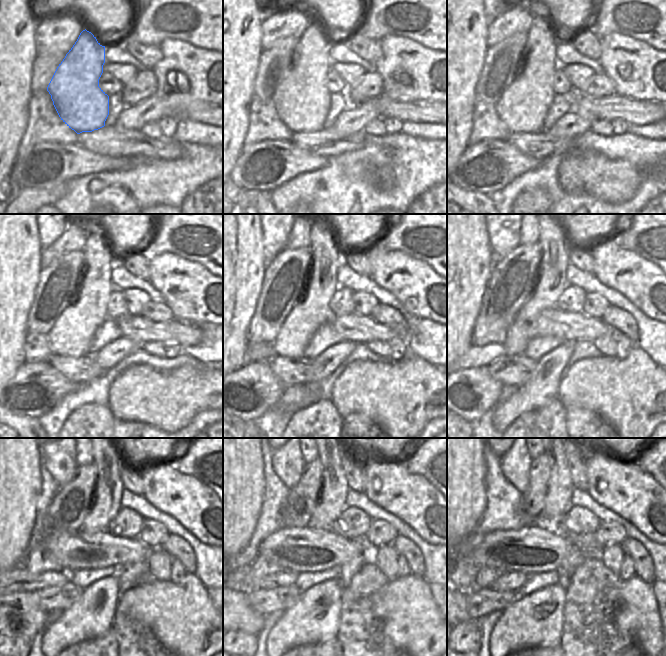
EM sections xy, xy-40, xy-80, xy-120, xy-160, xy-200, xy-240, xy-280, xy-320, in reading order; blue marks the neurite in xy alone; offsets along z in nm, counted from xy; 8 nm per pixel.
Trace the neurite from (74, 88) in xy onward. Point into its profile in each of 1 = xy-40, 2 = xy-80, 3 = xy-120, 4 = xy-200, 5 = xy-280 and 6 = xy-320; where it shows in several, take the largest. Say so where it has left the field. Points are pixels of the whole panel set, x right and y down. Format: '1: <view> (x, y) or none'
1: xy-40 (302, 101)
2: xy-80 (523, 107)
3: xy-120 (72, 333)
4: xy-200 (552, 280)
5: xy-280 (332, 503)
6: xy-320 (560, 489)

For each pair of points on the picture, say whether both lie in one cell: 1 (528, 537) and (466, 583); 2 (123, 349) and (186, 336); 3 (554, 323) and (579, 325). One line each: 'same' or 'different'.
1: same
2: different
3: same

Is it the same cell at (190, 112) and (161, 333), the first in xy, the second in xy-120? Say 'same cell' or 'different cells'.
same cell

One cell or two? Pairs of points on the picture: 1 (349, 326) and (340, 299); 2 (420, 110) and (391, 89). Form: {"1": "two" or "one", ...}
{"1": "two", "2": "two"}

